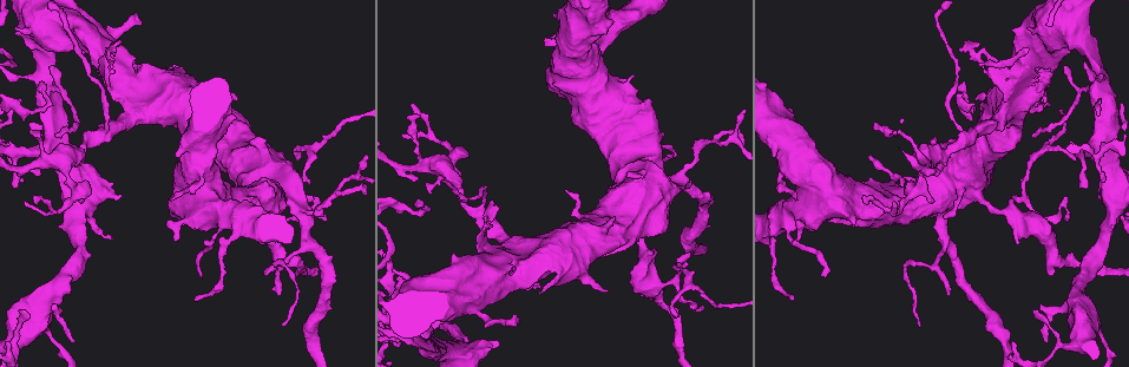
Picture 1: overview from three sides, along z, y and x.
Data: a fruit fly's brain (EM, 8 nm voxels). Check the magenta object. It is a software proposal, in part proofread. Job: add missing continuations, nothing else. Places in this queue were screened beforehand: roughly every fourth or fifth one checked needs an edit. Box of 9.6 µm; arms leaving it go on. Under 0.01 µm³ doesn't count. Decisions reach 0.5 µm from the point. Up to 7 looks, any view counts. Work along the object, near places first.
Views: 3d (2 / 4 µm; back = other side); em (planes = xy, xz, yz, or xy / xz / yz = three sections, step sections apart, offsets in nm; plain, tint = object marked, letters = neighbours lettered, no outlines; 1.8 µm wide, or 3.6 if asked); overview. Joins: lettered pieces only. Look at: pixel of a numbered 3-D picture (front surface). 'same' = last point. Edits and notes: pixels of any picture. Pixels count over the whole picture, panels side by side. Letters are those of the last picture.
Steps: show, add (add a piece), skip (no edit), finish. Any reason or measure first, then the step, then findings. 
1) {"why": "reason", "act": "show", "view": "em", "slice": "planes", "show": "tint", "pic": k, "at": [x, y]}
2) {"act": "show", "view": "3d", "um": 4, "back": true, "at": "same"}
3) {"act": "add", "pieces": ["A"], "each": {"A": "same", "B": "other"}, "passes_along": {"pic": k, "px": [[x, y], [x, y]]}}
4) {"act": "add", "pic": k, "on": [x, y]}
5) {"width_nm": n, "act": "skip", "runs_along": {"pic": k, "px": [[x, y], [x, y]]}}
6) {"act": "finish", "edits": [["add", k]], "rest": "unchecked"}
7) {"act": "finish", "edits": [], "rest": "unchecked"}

{"why": "an open end", "act": "show", "view": "3d", "um": 4, "back": true, "pic": 1, "at": [113, 52]}

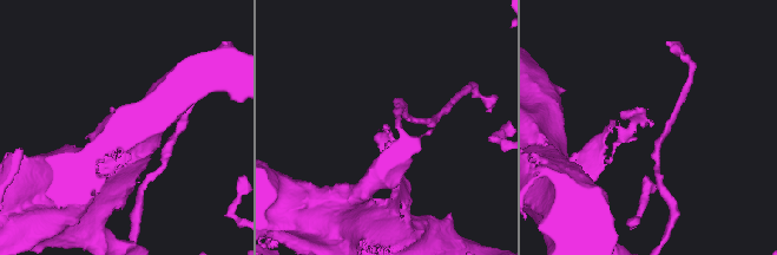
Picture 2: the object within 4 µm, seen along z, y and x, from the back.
{"act": "show", "view": "em", "slice": "xz", "step": 16, "show": "letters", "pic": 2, "at": [653, 124]}

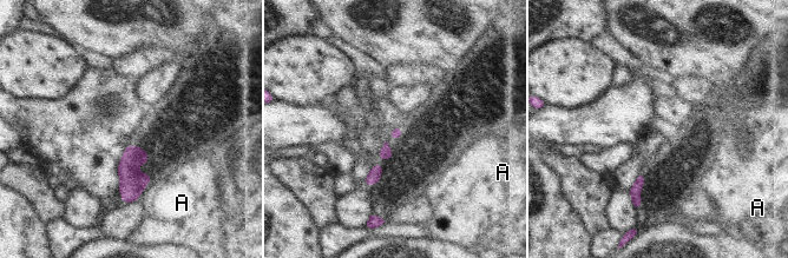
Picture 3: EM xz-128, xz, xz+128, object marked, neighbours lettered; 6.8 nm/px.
{"act": "skip", "each": {"A": "other"}, "border": {"pic": 3, "px": [[152, 177], [137, 199]]}, "found": "no lettered piece goes on from it"}

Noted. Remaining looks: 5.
{"why": "end of a long branch", "act": "show", "view": "3d", "um": 4, "pic": 1, "at": [418, 207]}

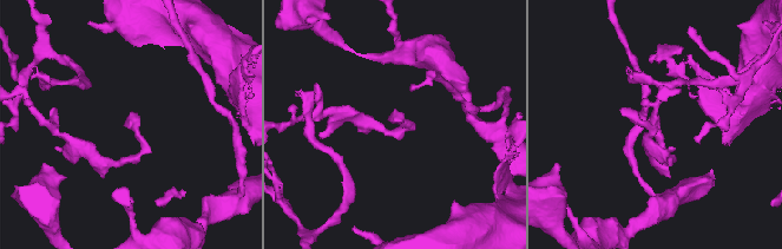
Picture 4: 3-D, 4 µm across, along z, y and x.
{"act": "show", "view": "em", "slice": "planes", "show": "letters", "pic": 4, "at": [130, 112]}

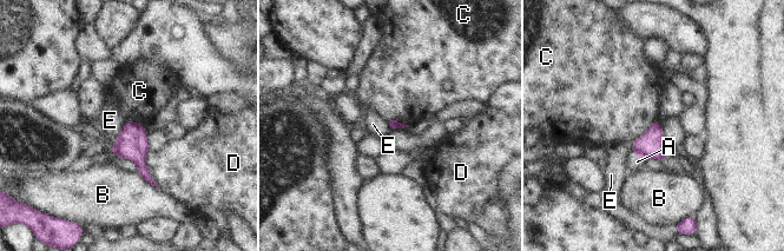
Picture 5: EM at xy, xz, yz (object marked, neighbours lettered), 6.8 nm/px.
{"act": "skip", "each": {"A": "other", "B": "other", "C": "other", "D": "other", "E": "other"}, "border": {"pic": 5, "px": [[656, 120], [632, 143]]}, "found": "no lettered piece goes on from it"}

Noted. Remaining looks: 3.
{"why": "an open end", "act": "show", "view": "em", "um": 3.6, "slice": "xz", "step": 4, "show": "tint", "pic": 1, "at": [20, 179]}

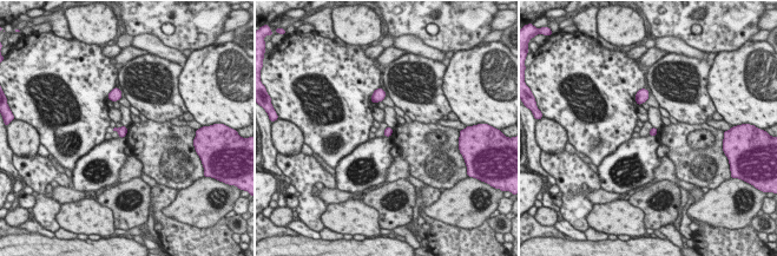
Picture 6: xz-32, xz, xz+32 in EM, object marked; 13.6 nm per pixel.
{"act": "show", "view": "em", "um": 3.6, "slice": "planes", "show": "letters", "at": "same"}

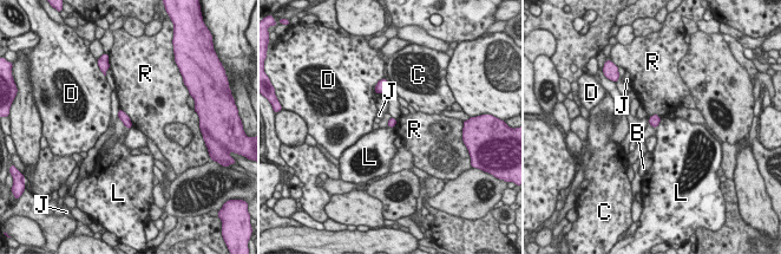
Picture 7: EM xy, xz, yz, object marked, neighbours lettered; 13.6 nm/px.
{"act": "skip", "each": {"B": "other", "C": "other", "D": "other", "J": "other", "L": "other", "R": "other"}, "border": {"pic": 7, "px": [[661, 118], [656, 128]]}, "found": "none of them fits"}

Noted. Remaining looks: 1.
{"act": "finish", "edits": [], "rest": "unchecked"}

